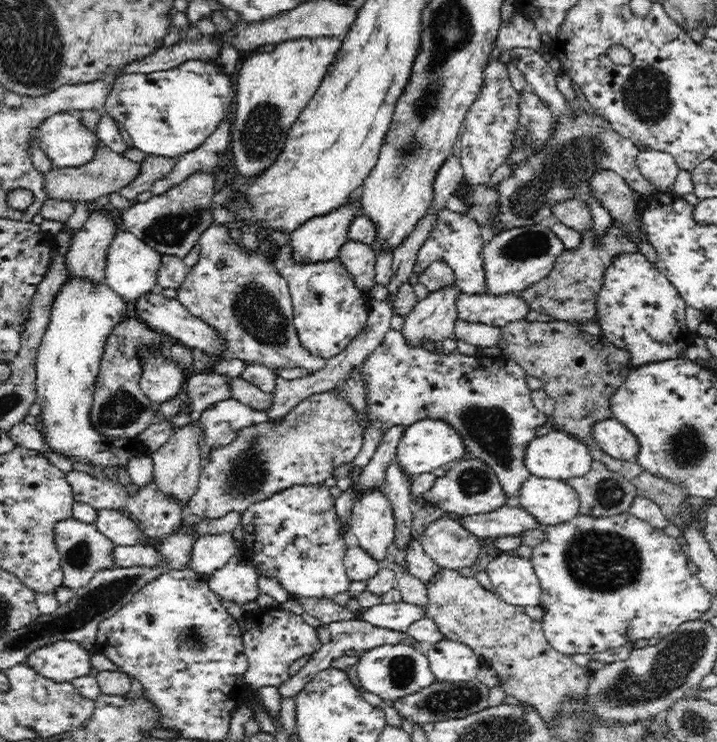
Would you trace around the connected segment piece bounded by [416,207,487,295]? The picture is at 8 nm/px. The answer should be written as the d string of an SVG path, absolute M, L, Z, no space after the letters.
M444 207L444 210L437 216L436 224L433 224L428 238L417 252L416 267L422 270L434 260L444 260L451 266L462 293L482 295L487 291L487 278L481 253L486 239L482 224L478 224L467 214L454 215Z

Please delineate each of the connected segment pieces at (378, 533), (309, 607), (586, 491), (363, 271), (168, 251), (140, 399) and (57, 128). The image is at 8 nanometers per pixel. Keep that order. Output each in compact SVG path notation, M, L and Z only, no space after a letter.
M380 489L360 491L355 496L346 529L376 562L386 559L386 550L395 540L395 516Z
M297 599L305 611L308 620L330 626L346 620L356 620L355 612L340 606L333 599Z
M593 460L590 470L578 478L568 479L567 483L578 493L580 499L579 514L606 517L629 512L630 506L637 497L636 485L620 473L610 470L604 463Z
M348 240L341 246L338 257L353 274L358 287L369 296L370 290L377 284L375 280L376 257L374 257L372 245Z
M214 172L195 173L162 195L136 202L120 215L122 230L135 234L159 253L184 258L199 242L200 235L215 223L209 210L215 202L214 180Z
M127 317L116 324L103 346L103 358L96 378L90 406L89 422L93 430L108 437L132 438L144 432L155 417L155 408L149 405L140 386L141 364L137 360L135 346L150 343L164 349L167 340L160 332L146 326L138 318Z
M62 112L46 118L40 124L37 139L47 159L56 168L80 167L87 164L93 160L96 146L102 144L98 140L96 133L82 127L80 118L77 118L76 113L71 112Z

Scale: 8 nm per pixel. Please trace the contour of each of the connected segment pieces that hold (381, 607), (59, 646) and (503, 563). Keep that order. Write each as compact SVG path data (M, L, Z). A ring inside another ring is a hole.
M404 601L390 604L378 602L371 608L360 610L359 615L362 615L360 622L363 625L406 632L415 621L425 618L425 608Z
M60 641L32 652L24 664L45 679L56 683L71 682L78 677L89 676L93 667L90 653L78 643Z
M508 552L498 554L490 561L487 572L493 590L514 607L538 606L542 589L529 558L520 558Z

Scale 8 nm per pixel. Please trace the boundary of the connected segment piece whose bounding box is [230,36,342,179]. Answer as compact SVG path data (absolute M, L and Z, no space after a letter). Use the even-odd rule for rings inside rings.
M325 36L325 37L314 37L314 38L299 38L294 40L287 40L283 43L277 44L273 47L271 52L256 52L246 55L246 62L242 64L240 68L240 76L238 76L238 82L236 83L236 100L234 101L234 110L232 117L234 128L231 128L231 140L230 146L232 146L232 152L234 152L234 160L236 160L236 170L240 176L252 176L254 179L263 175L264 172L268 170L279 159L280 151L284 150L284 146L287 140L288 132L290 127L296 122L297 118L300 116L301 111L304 110L304 107L308 104L308 101L319 88L321 80L324 80L325 73L328 72L329 65L332 64L334 58L336 58L336 52L340 48L342 38L335 36Z

